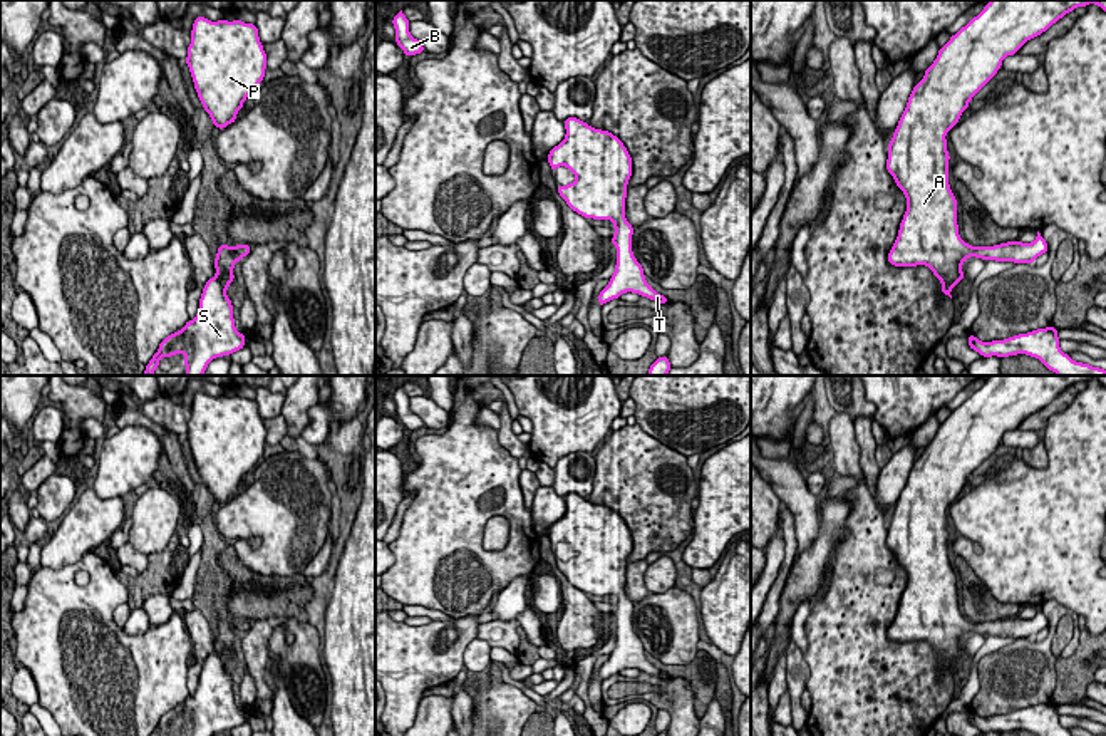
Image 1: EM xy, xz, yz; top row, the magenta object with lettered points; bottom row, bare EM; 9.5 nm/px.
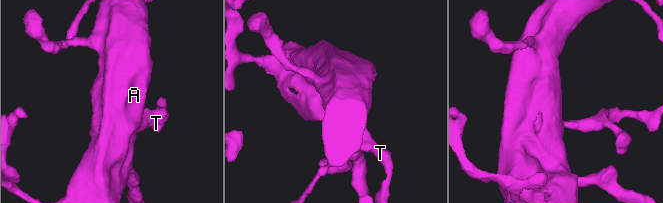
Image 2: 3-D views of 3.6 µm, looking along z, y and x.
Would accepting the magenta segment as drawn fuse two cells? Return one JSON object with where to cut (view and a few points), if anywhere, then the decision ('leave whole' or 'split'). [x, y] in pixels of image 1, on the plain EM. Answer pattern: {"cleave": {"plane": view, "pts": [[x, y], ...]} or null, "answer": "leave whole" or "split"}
{"cleave": null, "answer": "leave whole"}

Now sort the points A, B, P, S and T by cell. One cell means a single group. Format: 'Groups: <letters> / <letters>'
Groups: A B P S T

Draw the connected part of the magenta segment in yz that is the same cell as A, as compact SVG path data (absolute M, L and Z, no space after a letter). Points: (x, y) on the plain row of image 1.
M990 376L984 386L962 402L950 416L938 426L933 439L925 446L923 454L913 463L907 483L898 496L893 513L888 520L886 547L893 552L897 562L907 572L907 587L900 599L898 612L888 627L888 639L895 642L927 640L942 659L942 669L950 671L950 666L964 656L962 639L969 632L982 634L985 637L1014 637L1034 639L1037 632L1046 629L1047 619L1037 607L1032 619L1007 617L994 622L970 622L959 610L957 600L957 573L948 560L948 535L945 510L959 500L962 488L969 483L972 473L997 449L1002 436L1017 426L1031 414L1046 407L1052 399L1072 387L1076 382L1096 379L1106 387L1106 376Z

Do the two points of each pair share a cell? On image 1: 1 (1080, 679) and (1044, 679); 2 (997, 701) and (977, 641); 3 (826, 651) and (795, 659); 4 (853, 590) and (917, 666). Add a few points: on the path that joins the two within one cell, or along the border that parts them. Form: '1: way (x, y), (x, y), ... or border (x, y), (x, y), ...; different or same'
1: border (1078, 646), (1056, 664), (1056, 688), (1051, 699); different
2: border (1016, 639), (979, 661), (979, 689), (974, 694); different
3: border (801, 653), (808, 668), (806, 689); different
4: way (858, 612), (858, 621), (895, 658); same

